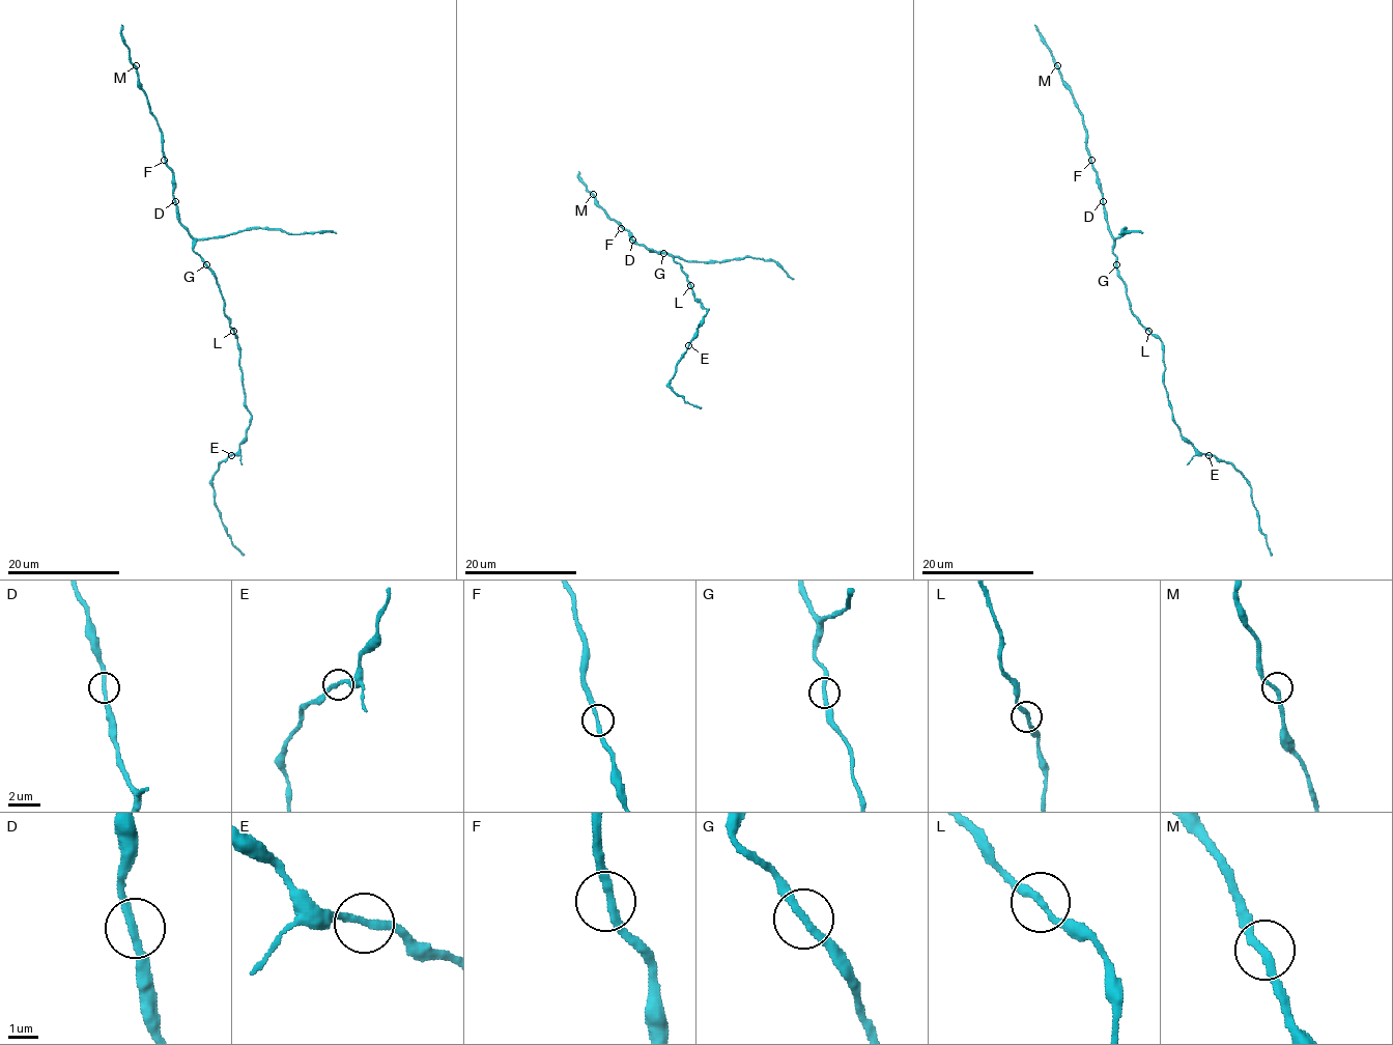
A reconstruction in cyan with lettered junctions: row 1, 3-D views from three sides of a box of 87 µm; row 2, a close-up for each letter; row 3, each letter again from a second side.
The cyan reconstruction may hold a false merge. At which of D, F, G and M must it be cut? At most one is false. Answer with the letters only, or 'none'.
none

